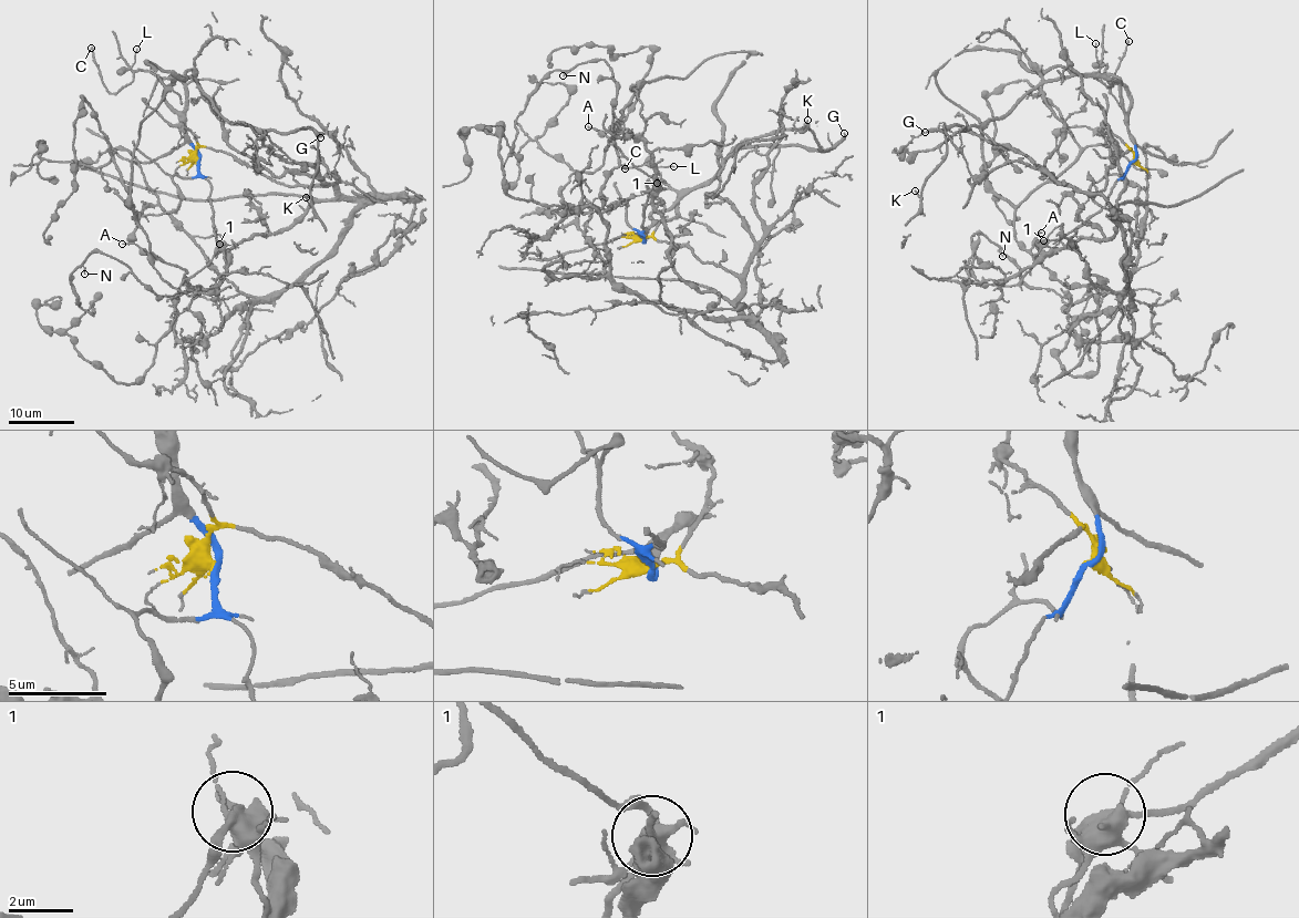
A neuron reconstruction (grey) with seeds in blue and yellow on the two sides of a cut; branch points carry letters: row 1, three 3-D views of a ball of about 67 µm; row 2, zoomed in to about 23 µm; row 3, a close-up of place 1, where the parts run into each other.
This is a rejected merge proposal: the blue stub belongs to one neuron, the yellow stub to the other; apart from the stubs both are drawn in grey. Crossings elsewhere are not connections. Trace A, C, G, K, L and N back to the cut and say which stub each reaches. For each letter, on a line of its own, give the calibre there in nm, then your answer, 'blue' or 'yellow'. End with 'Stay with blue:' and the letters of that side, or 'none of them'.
A: calibre 120 nm; blue
C: calibre 180 nm; blue
G: calibre 200 nm; blue
K: calibre 90 nm; blue
L: calibre 70 nm; blue
N: calibre 80 nm; blue
Stay with blue: A, C, G, K, L, N

